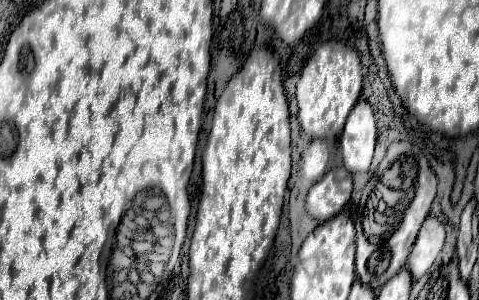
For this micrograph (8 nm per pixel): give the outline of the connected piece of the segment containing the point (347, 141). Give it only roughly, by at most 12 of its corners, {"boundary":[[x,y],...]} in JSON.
{"boundary":[[361,98],[339,140],[351,174],[369,170],[375,142],[375,116]]}

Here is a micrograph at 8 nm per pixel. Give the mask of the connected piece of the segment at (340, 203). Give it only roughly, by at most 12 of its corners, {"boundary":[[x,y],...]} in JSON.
{"boundary":[[343,166],[311,186],[307,214],[333,218],[351,198],[353,178]]}

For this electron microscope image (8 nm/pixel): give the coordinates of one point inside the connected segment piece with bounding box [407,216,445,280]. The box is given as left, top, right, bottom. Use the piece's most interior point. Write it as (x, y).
(430, 241)

